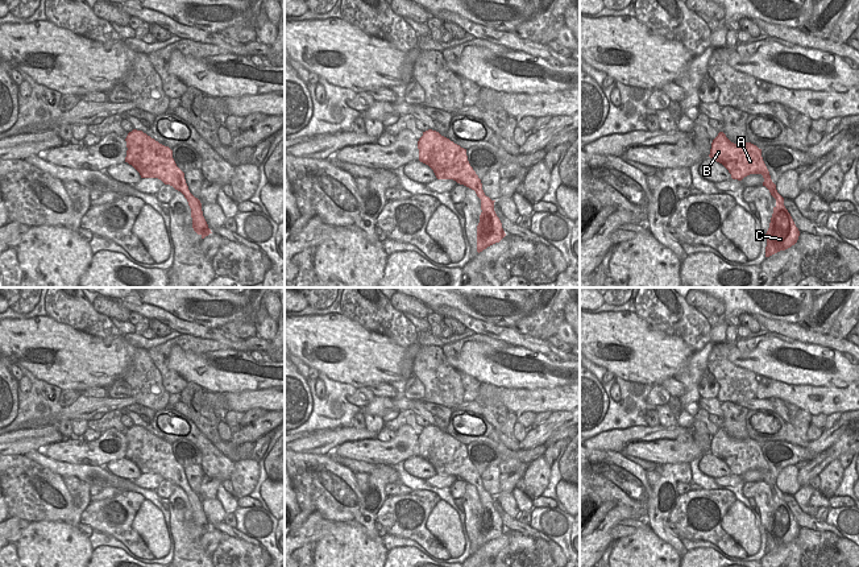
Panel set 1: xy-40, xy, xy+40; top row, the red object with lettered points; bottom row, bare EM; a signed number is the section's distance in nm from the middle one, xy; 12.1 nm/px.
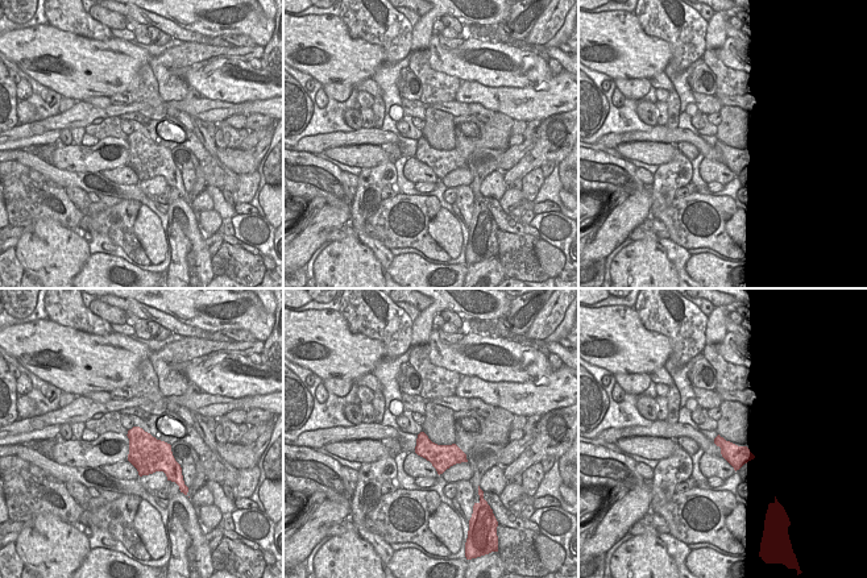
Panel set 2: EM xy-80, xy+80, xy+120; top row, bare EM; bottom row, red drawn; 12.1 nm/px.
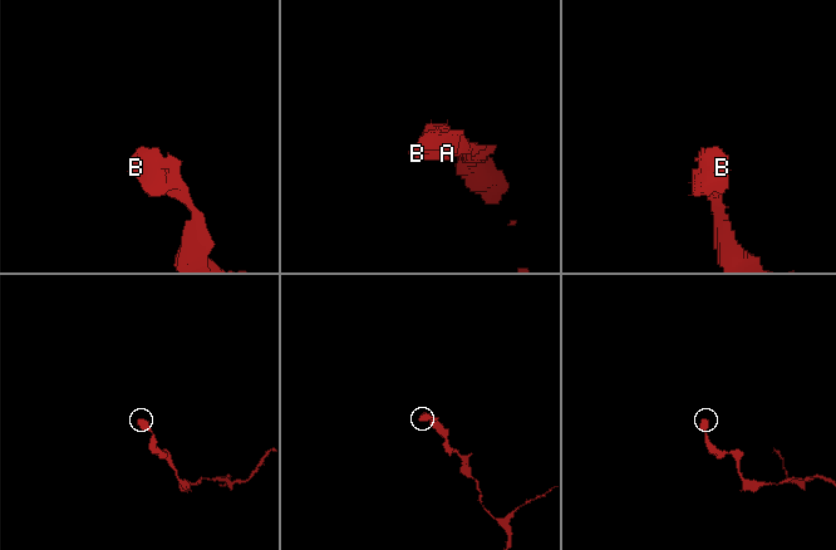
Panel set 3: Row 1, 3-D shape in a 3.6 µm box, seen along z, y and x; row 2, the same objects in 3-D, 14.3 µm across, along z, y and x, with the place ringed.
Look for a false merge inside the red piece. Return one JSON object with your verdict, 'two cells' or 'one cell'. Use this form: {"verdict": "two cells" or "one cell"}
{"verdict": "one cell"}

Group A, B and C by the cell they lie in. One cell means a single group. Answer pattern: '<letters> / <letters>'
A B C

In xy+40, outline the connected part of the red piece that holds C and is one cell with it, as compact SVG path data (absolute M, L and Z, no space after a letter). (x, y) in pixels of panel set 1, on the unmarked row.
M719 427L711 438L709 452L722 459L733 475L742 476L750 469L763 471L763 481L765 481L776 494L769 523L765 529L765 552L794 541L798 535L800 526L784 501L784 493L777 488L776 480L771 475L762 452L762 444L751 438L734 439L723 427Z

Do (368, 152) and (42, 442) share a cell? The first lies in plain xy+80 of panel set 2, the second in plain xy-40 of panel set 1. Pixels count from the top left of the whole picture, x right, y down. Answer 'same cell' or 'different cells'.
different cells

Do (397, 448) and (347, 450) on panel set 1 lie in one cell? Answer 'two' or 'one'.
one

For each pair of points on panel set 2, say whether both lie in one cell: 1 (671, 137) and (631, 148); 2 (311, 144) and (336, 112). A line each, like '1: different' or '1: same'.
1: different
2: different

